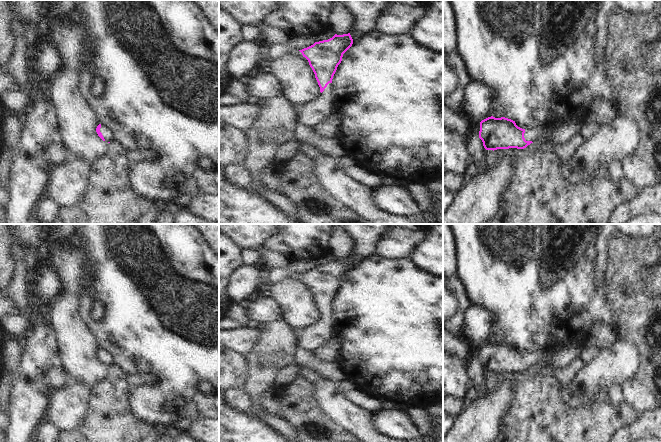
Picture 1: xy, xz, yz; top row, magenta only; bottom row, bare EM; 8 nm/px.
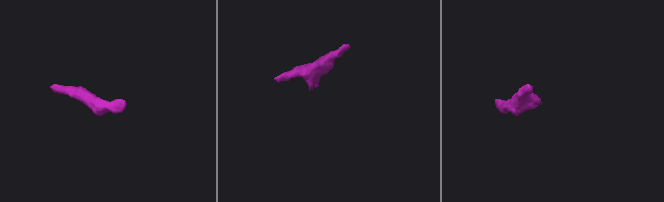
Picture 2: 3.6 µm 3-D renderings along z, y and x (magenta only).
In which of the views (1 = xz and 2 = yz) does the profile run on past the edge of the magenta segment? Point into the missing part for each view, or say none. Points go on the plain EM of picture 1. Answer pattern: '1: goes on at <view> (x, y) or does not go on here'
1: goes on at xz (316, 336)
2: goes on at yz (542, 358)

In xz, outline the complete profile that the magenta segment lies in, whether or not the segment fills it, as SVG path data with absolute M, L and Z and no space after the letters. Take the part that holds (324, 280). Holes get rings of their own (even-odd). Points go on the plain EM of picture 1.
M335 258L328 264L315 266L313 269L299 274L312 292L320 311L320 320L298 332L300 346L308 352L316 352L325 346L336 335L336 319L332 303L343 278L352 270L353 263L348 258Z

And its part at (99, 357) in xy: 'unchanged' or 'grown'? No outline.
grown

